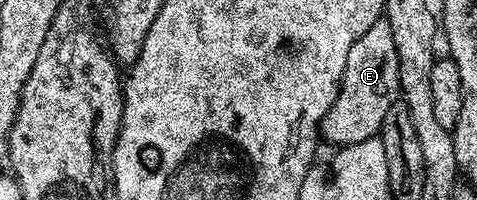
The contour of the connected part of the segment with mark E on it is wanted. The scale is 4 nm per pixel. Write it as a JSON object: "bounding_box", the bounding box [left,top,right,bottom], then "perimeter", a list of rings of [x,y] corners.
{"bounding_box":[320,20,400,148],"perimeter":[[[381,20],[370,24],[370,28],[366,28],[358,40],[354,40],[354,48],[350,48],[336,102],[330,112],[326,112],[320,125],[321,139],[325,143],[328,141],[332,148],[339,148],[377,137],[386,120],[386,112],[390,112],[400,97],[398,52],[394,48],[390,24]]]}

